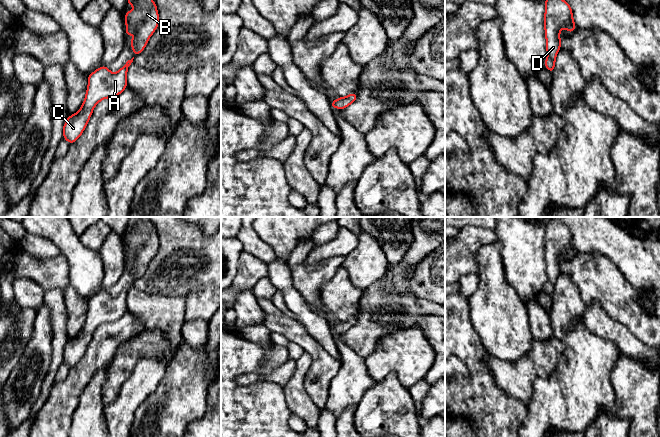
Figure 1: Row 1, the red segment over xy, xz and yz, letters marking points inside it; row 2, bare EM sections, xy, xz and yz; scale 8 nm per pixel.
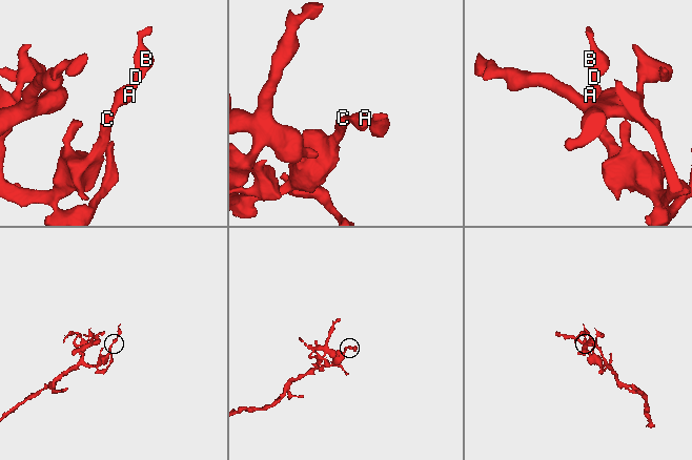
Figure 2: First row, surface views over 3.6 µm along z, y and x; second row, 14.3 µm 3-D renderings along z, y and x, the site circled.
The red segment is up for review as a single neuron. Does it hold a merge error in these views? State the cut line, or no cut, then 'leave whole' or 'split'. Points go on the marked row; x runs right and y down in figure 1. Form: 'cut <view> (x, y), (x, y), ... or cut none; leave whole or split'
cut none; leave whole

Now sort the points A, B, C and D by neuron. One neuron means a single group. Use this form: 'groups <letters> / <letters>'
groups A B C D

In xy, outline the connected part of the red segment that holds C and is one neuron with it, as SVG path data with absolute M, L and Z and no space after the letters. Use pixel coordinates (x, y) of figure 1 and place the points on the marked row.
M134 57L116 73L102 66L88 75L88 87L84 102L77 113L69 115L63 126L63 138L70 145L83 133L94 107L103 99L113 98L121 94L127 87L127 70Z

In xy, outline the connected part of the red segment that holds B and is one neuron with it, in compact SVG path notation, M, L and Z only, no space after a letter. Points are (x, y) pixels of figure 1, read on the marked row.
M128 0L127 5L135 7L133 11L127 11L125 14L126 36L130 37L132 30L137 29L136 36L130 42L135 57L144 50L157 29L159 14L153 0Z

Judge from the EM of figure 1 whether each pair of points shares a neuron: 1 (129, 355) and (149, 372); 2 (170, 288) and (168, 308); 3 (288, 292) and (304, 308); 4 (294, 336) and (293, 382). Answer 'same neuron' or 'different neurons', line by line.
1: different neurons
2: different neurons
3: same neuron
4: different neurons

